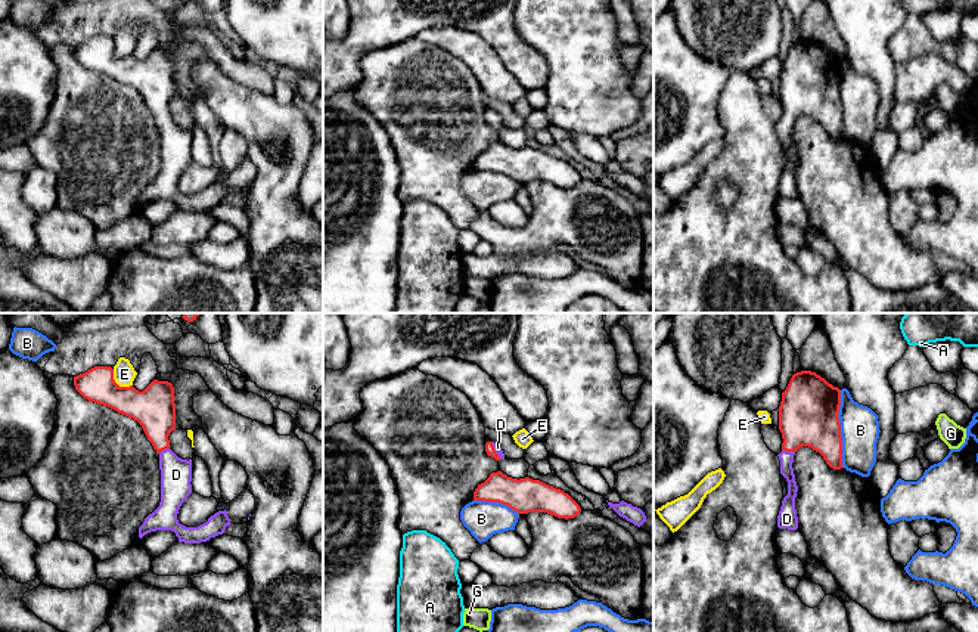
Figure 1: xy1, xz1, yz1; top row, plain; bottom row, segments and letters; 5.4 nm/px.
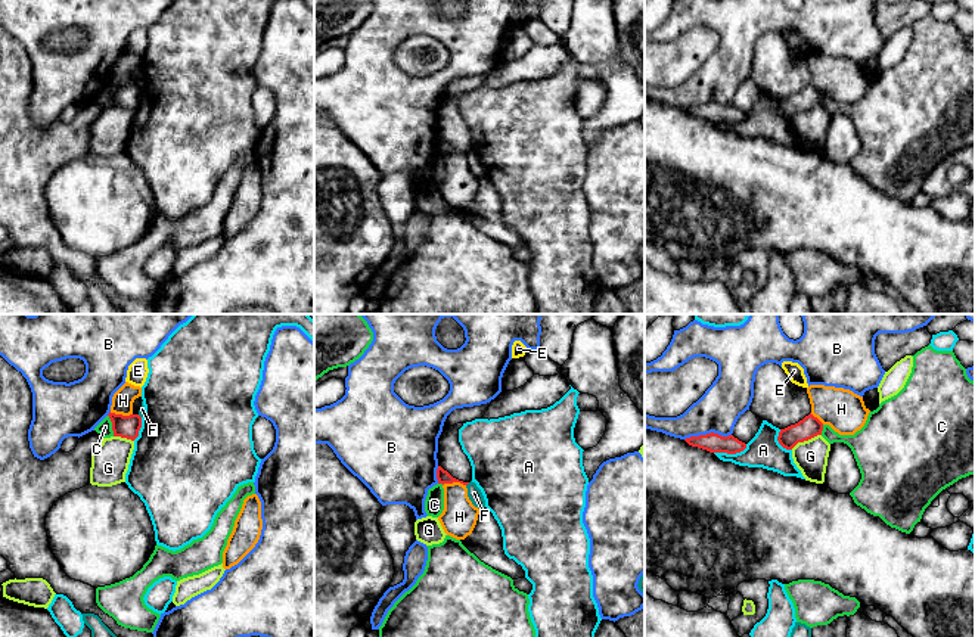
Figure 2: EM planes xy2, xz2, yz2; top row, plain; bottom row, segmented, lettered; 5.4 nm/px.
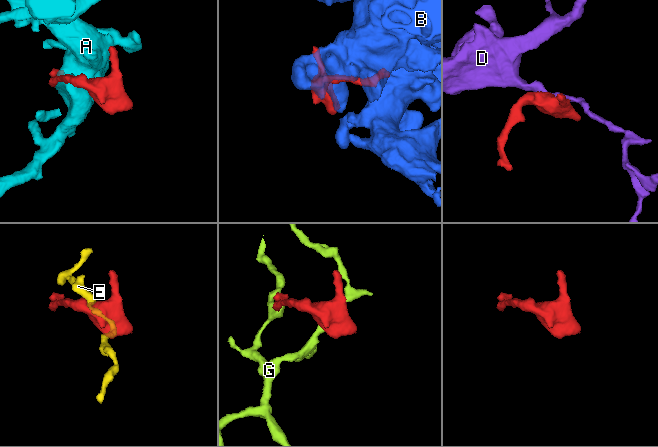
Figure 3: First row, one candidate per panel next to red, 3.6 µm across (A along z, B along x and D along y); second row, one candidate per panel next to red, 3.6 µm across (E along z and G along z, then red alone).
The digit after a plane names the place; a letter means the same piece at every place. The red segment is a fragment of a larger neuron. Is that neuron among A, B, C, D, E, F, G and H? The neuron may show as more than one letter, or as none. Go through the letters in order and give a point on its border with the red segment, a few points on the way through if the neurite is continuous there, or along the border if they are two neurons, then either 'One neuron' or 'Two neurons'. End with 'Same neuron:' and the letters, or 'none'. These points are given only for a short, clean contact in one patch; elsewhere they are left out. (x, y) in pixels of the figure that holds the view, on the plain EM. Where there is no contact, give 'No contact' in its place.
A: Touches red at yz2 (730, 123). Two neurons
B: Touches red at yz1 (840, 98). Two neurons
C: Touches red at xy2 (112, 95). Boundary: xy2 (108, 84), (114, 105). Two neurons
D: Touches red at yz1 (788, 120). Path across: yz1 (809, 80), (788, 120), (786, 127). One neuron
E: Touches red at xy1 (117, 53). Boundary: xy1 (112, 39), (112, 47), (120, 55), (132, 55). Two neurons
F: Touches red at xy2 (139, 86). Boundary: xy2 (137, 84), (140, 87). Two neurons
G: Touches red at yz2 (806, 109). Boundary: yz2 (820, 103), (798, 111), (791, 118). Two neurons
H: Touches red at xz2 (453, 151). Boundary: xz2 (465, 154), (446, 152), (443, 155). Two neurons
Same neuron: D

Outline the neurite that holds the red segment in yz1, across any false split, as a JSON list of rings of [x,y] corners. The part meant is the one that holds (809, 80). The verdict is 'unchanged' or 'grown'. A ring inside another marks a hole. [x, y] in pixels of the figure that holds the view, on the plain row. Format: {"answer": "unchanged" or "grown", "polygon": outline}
{"answer": "grown", "polygon": [[[811,40],[792,44],[782,62],[779,99],[782,102],[780,143],[788,151],[788,164],[782,170],[777,196],[797,199],[795,167],[798,155],[792,137],[795,121],[808,115],[819,121],[833,139],[842,136],[842,106],[839,93],[841,59]]]}

